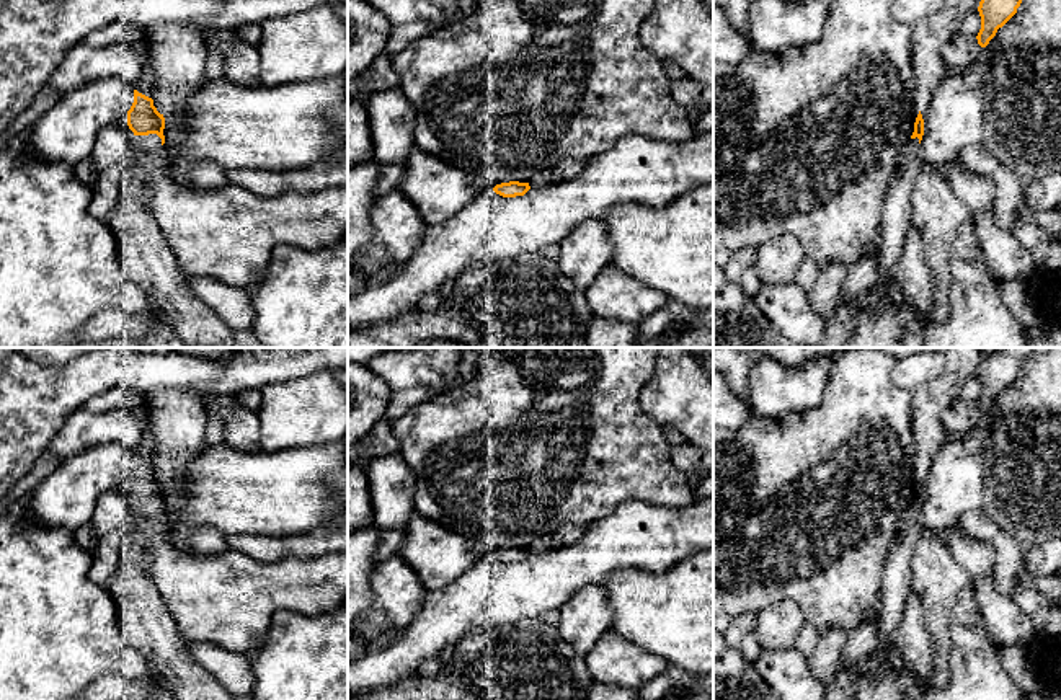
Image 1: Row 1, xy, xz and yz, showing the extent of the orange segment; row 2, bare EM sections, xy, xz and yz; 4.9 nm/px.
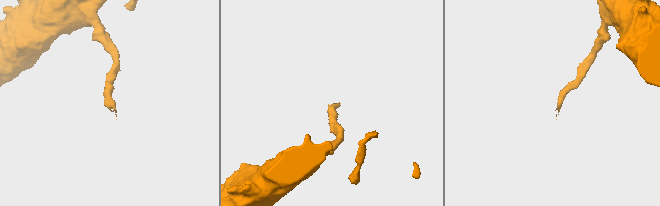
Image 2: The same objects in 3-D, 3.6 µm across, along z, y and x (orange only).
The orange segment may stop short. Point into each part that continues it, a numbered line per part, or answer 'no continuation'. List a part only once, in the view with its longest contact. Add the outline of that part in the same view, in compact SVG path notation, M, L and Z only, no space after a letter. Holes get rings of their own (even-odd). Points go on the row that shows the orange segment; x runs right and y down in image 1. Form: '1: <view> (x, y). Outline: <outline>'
1: xy (147, 163). Outline: M157 134L137 135L139 148L132 148L131 163L126 173L140 181L144 206L150 207L152 184L165 175L170 175L170 163L163 158L162 139Z

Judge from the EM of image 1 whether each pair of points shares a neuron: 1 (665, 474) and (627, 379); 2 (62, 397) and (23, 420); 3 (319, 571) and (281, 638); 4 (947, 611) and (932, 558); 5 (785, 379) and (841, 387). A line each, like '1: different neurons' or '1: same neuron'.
1: same neuron
2: same neuron
3: different neurons
4: same neuron
5: different neurons

